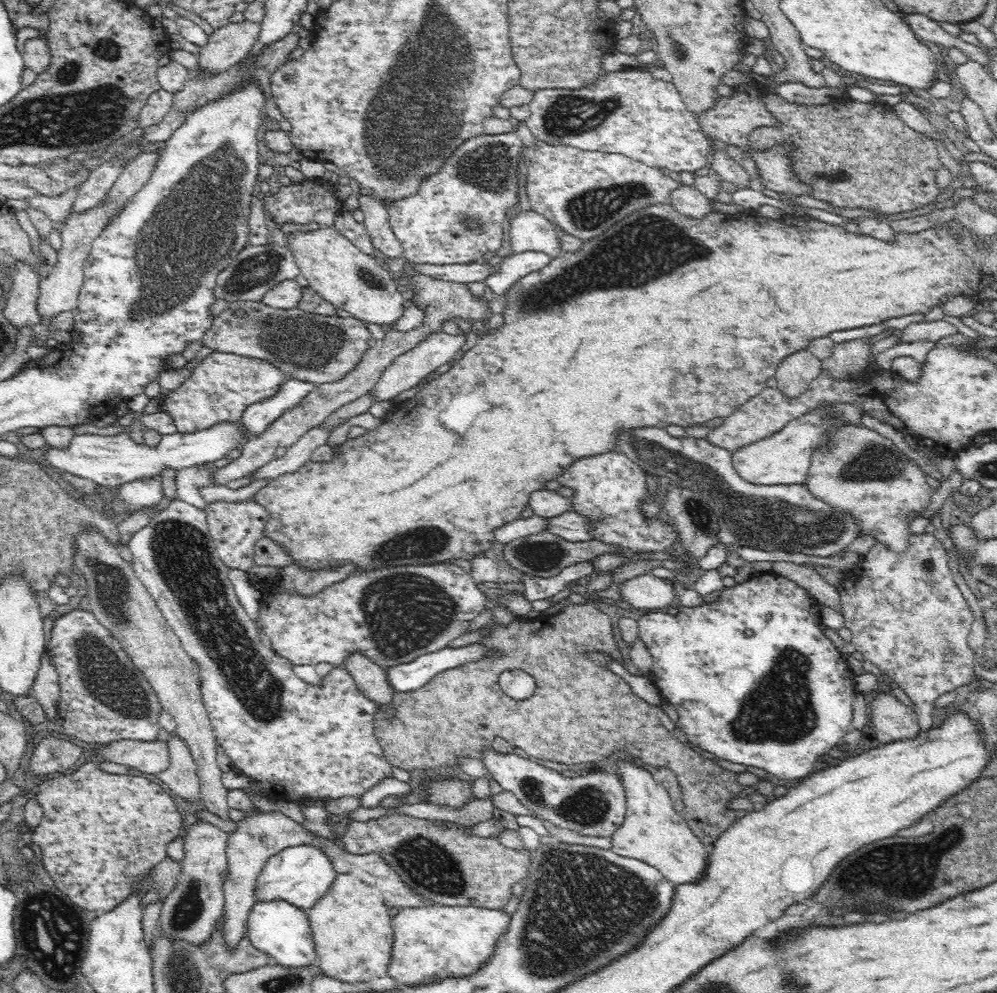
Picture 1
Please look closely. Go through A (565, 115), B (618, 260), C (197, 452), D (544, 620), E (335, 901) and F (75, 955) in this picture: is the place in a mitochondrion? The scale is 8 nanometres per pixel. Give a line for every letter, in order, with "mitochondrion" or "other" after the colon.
A: mitochondrion
B: mitochondrion
C: other
D: other
E: other
F: other

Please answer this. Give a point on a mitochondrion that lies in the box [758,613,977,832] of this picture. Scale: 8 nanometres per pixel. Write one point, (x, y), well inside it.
(952, 651)

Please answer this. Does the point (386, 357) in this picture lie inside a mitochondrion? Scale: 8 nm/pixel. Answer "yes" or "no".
no

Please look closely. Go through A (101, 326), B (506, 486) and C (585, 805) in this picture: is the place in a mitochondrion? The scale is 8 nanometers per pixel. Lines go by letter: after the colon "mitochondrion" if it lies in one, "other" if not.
A: other
B: other
C: mitochondrion

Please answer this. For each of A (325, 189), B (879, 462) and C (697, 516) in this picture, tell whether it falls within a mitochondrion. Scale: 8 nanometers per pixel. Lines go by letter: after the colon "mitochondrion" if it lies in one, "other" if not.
A: other
B: mitochondrion
C: mitochondrion

